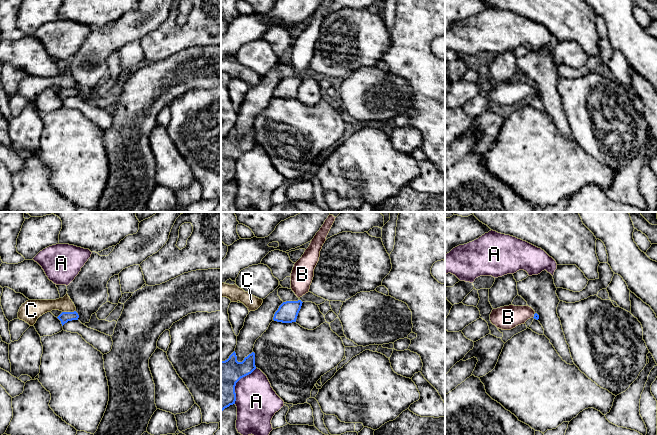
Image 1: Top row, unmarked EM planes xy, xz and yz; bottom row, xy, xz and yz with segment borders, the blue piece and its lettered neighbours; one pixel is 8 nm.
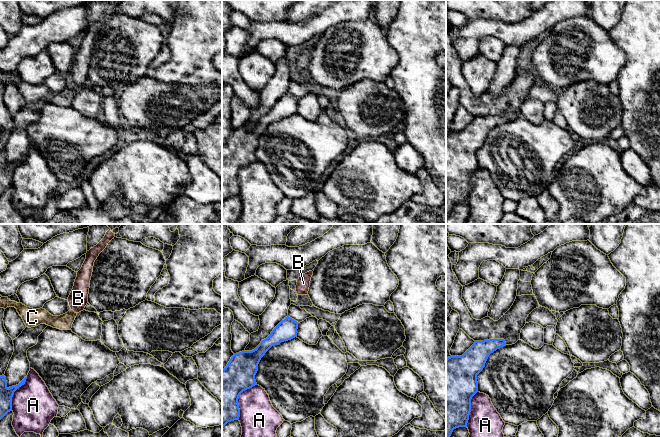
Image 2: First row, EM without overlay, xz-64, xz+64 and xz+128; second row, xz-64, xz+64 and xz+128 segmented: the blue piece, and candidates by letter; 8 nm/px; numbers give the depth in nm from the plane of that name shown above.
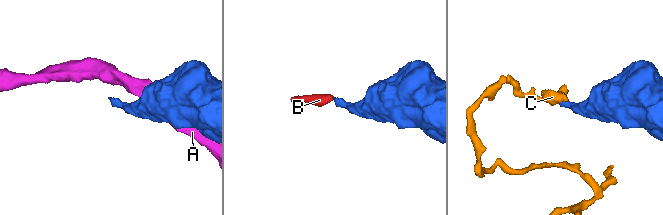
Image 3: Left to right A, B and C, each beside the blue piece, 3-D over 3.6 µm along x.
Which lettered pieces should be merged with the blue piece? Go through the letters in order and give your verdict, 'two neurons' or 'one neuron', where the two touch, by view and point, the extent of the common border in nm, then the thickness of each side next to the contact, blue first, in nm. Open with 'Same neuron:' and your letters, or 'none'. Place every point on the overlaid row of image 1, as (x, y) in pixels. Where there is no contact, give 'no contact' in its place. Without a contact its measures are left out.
Same neuron: B
A: two neurons; contact xz (236, 382); length 340 nm; calibres 260 and 340 nm
B: one neuron; contact yz (534, 315); length 50 nm; calibres 50 and 190 nm
C: two neurons; contact xy (68, 312); length 110 nm; calibres 90 and 130 nm

